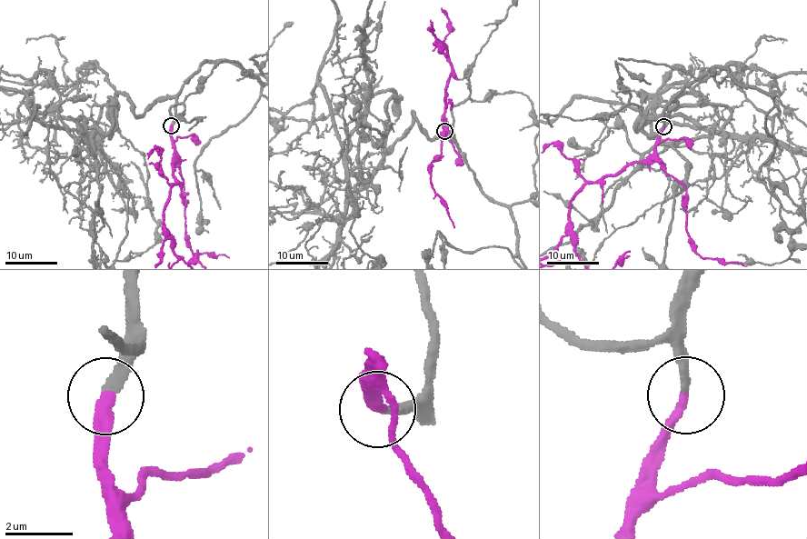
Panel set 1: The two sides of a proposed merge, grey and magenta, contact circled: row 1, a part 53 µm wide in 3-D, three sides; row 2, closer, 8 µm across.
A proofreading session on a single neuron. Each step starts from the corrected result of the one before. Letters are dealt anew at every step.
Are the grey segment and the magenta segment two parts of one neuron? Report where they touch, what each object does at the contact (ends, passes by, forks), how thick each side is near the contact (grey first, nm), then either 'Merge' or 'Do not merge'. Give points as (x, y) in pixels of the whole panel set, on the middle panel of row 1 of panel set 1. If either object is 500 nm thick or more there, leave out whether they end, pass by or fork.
Place: (444, 131). At the ring grey ends. At the ring magenta ends. Thickness 280 nm (grey) against 340 nm. Merge

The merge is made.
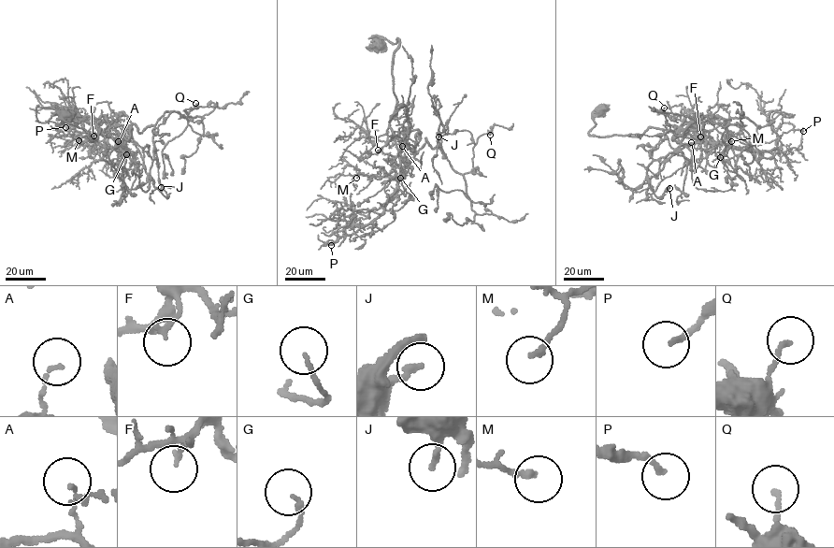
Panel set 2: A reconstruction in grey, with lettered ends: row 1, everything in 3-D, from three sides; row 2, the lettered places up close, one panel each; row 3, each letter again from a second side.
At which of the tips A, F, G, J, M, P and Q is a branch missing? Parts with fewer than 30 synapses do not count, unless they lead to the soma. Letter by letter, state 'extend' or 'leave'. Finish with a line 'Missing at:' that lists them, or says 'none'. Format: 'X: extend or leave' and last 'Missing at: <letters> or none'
A: leave
F: leave
G: leave
J: leave
M: leave
P: leave
Q: leave
Missing at: none

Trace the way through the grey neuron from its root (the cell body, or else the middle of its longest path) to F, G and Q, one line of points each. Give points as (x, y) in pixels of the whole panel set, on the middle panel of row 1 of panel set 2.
F: (379, 43), (384, 38), (395, 43), (397, 38), (399, 46), (392, 64), (396, 104), (386, 143), (378, 150)
G: (379, 43), (399, 42), (389, 127), (400, 165), (395, 179), (400, 178)
Q: (379, 43), (399, 42), (389, 127), (399, 165), (425, 138), (453, 170), (474, 173), (473, 147), (490, 135)

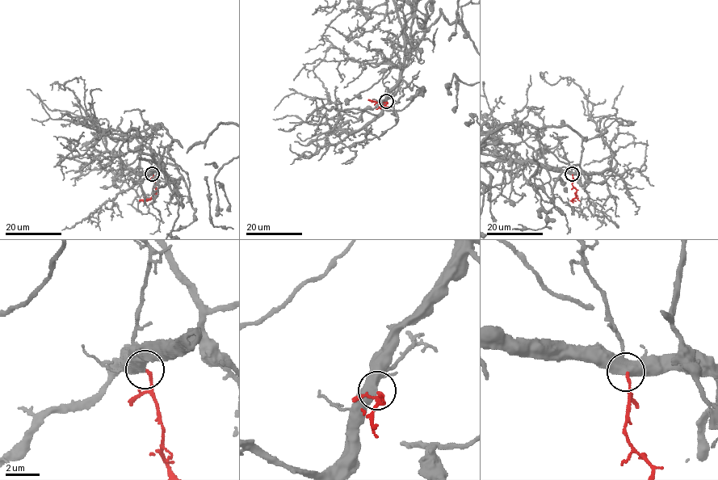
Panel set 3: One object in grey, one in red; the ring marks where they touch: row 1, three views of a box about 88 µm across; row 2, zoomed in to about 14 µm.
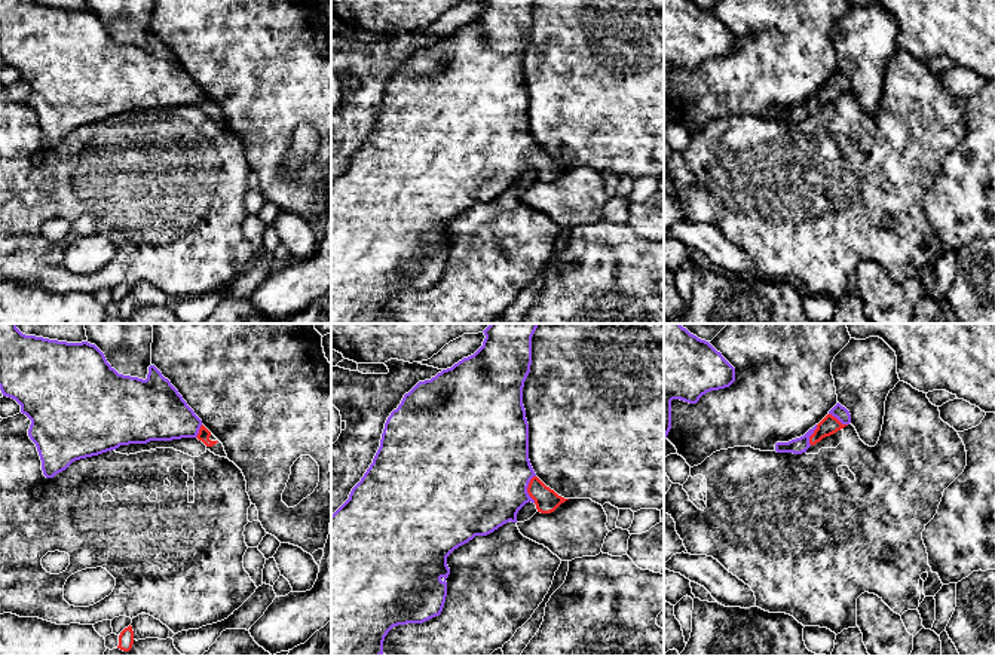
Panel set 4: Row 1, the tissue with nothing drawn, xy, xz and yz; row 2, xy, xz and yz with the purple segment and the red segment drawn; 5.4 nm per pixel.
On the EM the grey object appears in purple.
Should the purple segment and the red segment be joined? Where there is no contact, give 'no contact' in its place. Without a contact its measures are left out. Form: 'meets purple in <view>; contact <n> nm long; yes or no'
meets purple in xz; contact 150 nm long; yes

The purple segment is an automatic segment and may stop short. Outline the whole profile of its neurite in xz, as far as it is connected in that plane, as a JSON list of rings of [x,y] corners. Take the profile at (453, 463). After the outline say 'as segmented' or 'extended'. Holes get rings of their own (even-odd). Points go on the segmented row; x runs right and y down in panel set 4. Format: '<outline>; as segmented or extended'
[[[490,324],[483,332],[486,335],[483,346],[471,356],[463,358],[451,368],[443,370],[431,380],[419,381],[408,393],[404,395],[401,404],[397,410],[391,413],[385,423],[385,429],[380,439],[380,447],[373,459],[373,463],[361,478],[361,481],[352,488],[349,499],[331,515],[331,656],[382,656],[383,655],[383,641],[388,632],[398,625],[407,623],[423,623],[435,616],[440,616],[447,597],[447,582],[446,579],[450,574],[450,568],[447,565],[447,557],[457,549],[459,546],[468,543],[475,536],[487,536],[502,527],[506,522],[517,522],[518,511],[529,502],[536,505],[538,512],[551,514],[561,503],[569,499],[558,496],[554,490],[547,487],[535,473],[530,460],[529,460],[529,423],[526,419],[526,410],[523,405],[523,387],[524,381],[530,373],[532,365],[532,337],[539,324]]]; extended

